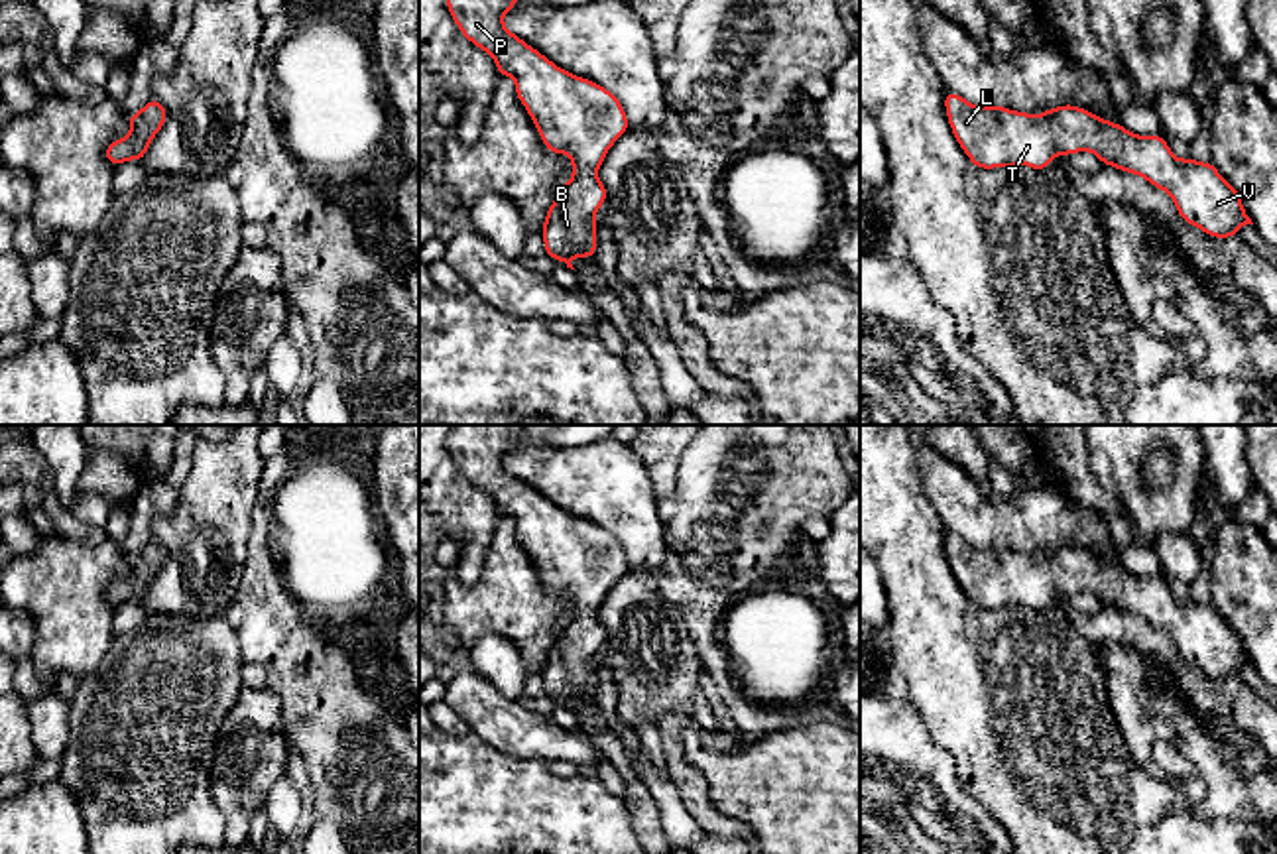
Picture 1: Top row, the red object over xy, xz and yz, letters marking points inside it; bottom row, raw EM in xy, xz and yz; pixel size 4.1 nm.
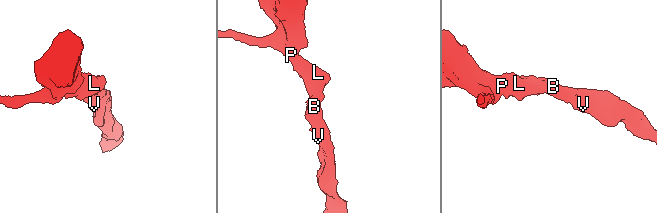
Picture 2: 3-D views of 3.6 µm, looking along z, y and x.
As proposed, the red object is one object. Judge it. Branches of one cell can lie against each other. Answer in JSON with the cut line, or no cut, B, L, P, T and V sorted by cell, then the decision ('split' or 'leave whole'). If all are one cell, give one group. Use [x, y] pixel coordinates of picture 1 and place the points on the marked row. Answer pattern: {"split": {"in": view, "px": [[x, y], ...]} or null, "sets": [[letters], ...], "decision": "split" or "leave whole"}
{"split": null, "sets": [["B", "L", "P", "T", "V"]], "decision": "leave whole"}

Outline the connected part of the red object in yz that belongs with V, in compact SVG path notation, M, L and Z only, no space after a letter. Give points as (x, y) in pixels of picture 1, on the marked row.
M946 91L944 108L956 142L972 165L980 169L1029 165L1041 171L1055 161L1057 153L1092 152L1100 157L1102 165L1135 173L1153 187L1169 193L1183 220L1214 238L1238 236L1244 224L1253 224L1244 211L1236 187L1218 173L1212 161L1200 163L1190 155L1177 159L1163 136L1131 134L1124 126L1074 104L1055 106L1043 114L1027 114L1000 104L990 108L974 106L966 98Z

